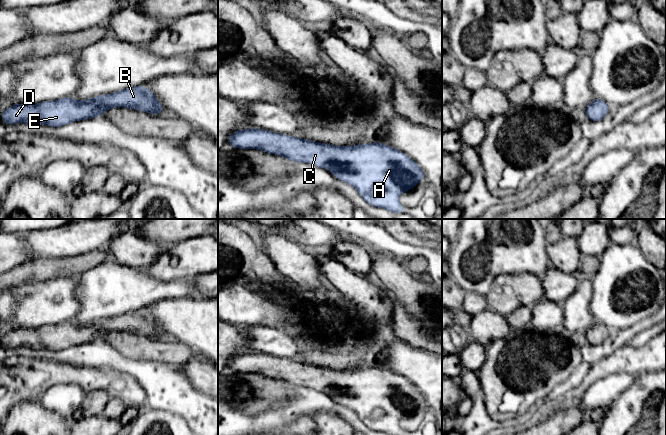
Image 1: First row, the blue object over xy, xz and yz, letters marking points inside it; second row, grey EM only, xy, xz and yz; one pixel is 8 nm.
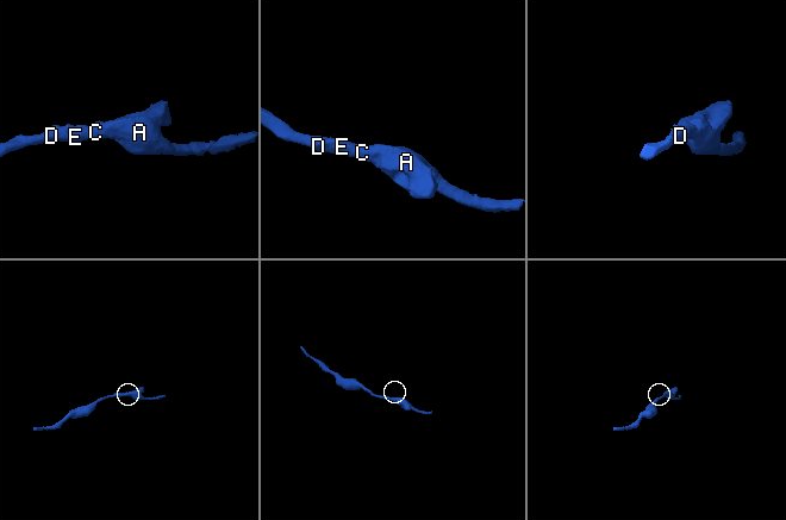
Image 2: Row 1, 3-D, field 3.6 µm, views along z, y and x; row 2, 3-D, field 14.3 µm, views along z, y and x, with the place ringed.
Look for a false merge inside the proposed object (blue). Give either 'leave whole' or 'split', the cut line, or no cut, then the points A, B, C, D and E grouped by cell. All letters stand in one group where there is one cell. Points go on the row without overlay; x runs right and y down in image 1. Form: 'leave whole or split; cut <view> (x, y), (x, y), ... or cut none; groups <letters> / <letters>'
leave whole; cut none; groups A B C D E

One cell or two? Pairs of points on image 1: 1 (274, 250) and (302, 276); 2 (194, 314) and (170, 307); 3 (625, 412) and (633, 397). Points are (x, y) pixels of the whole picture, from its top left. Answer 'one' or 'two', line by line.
1: one
2: one
3: one

